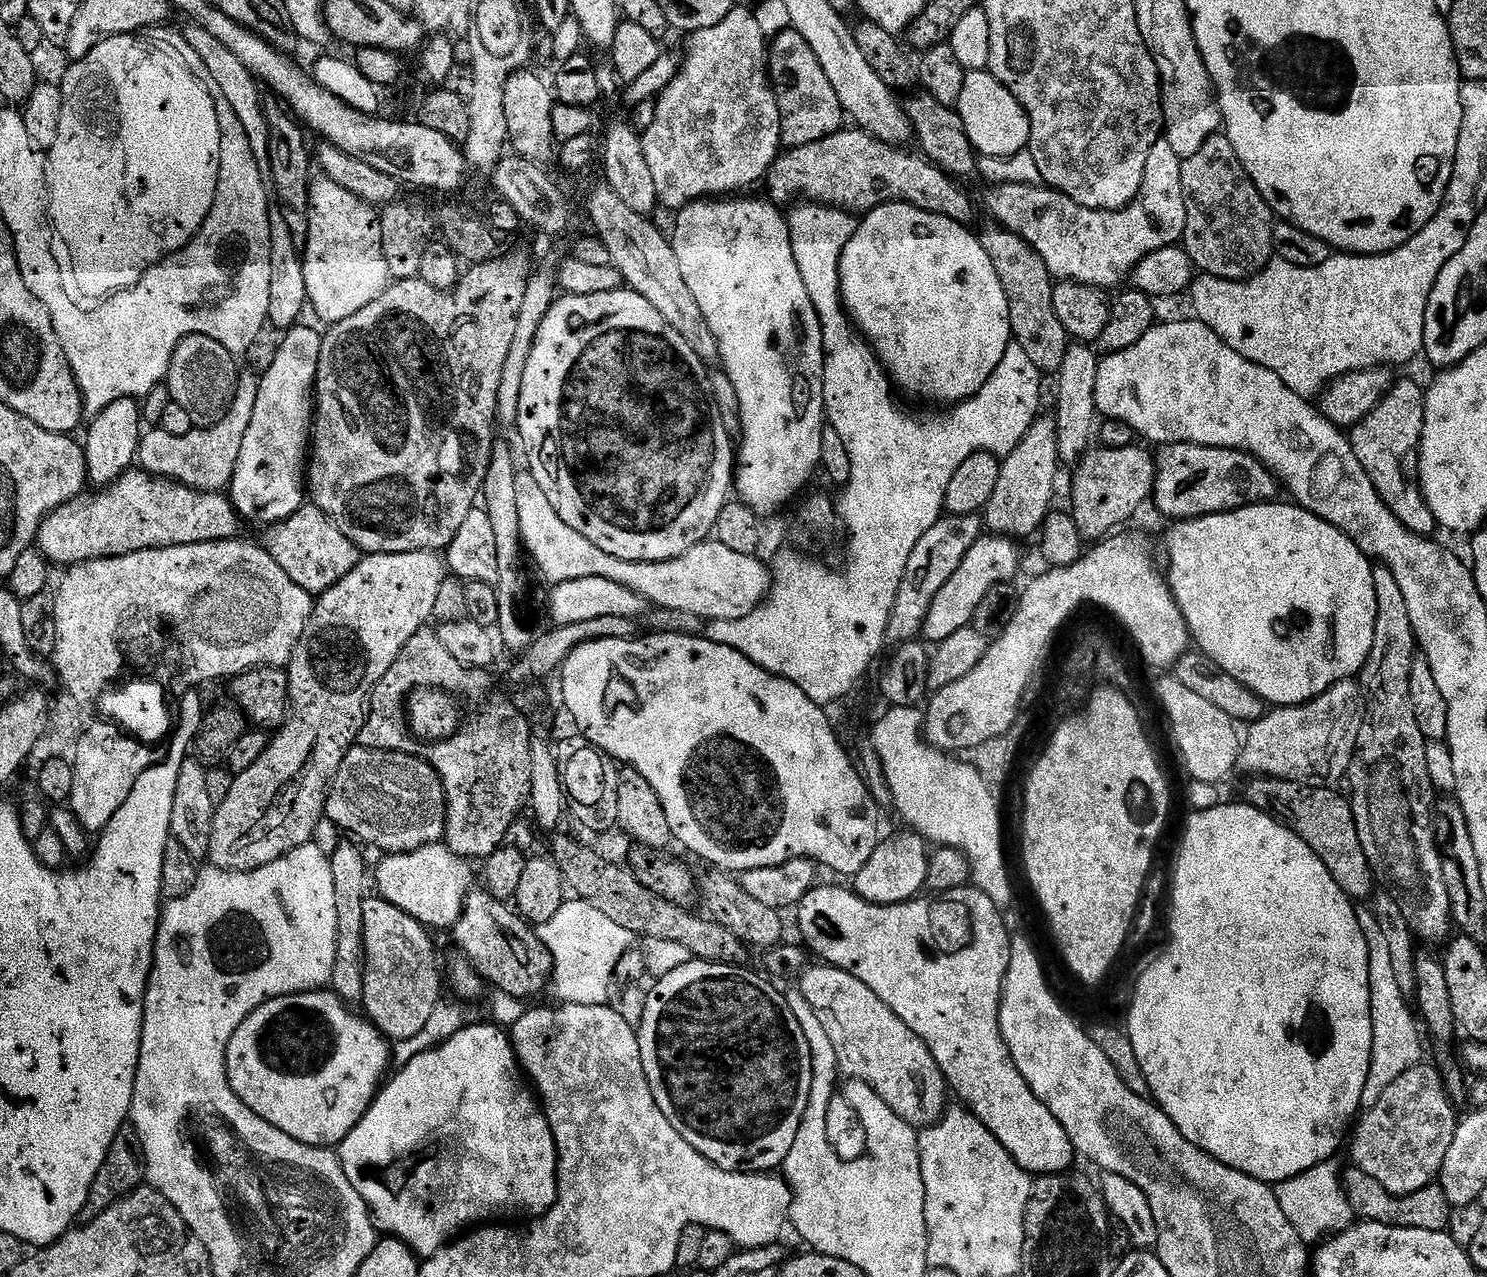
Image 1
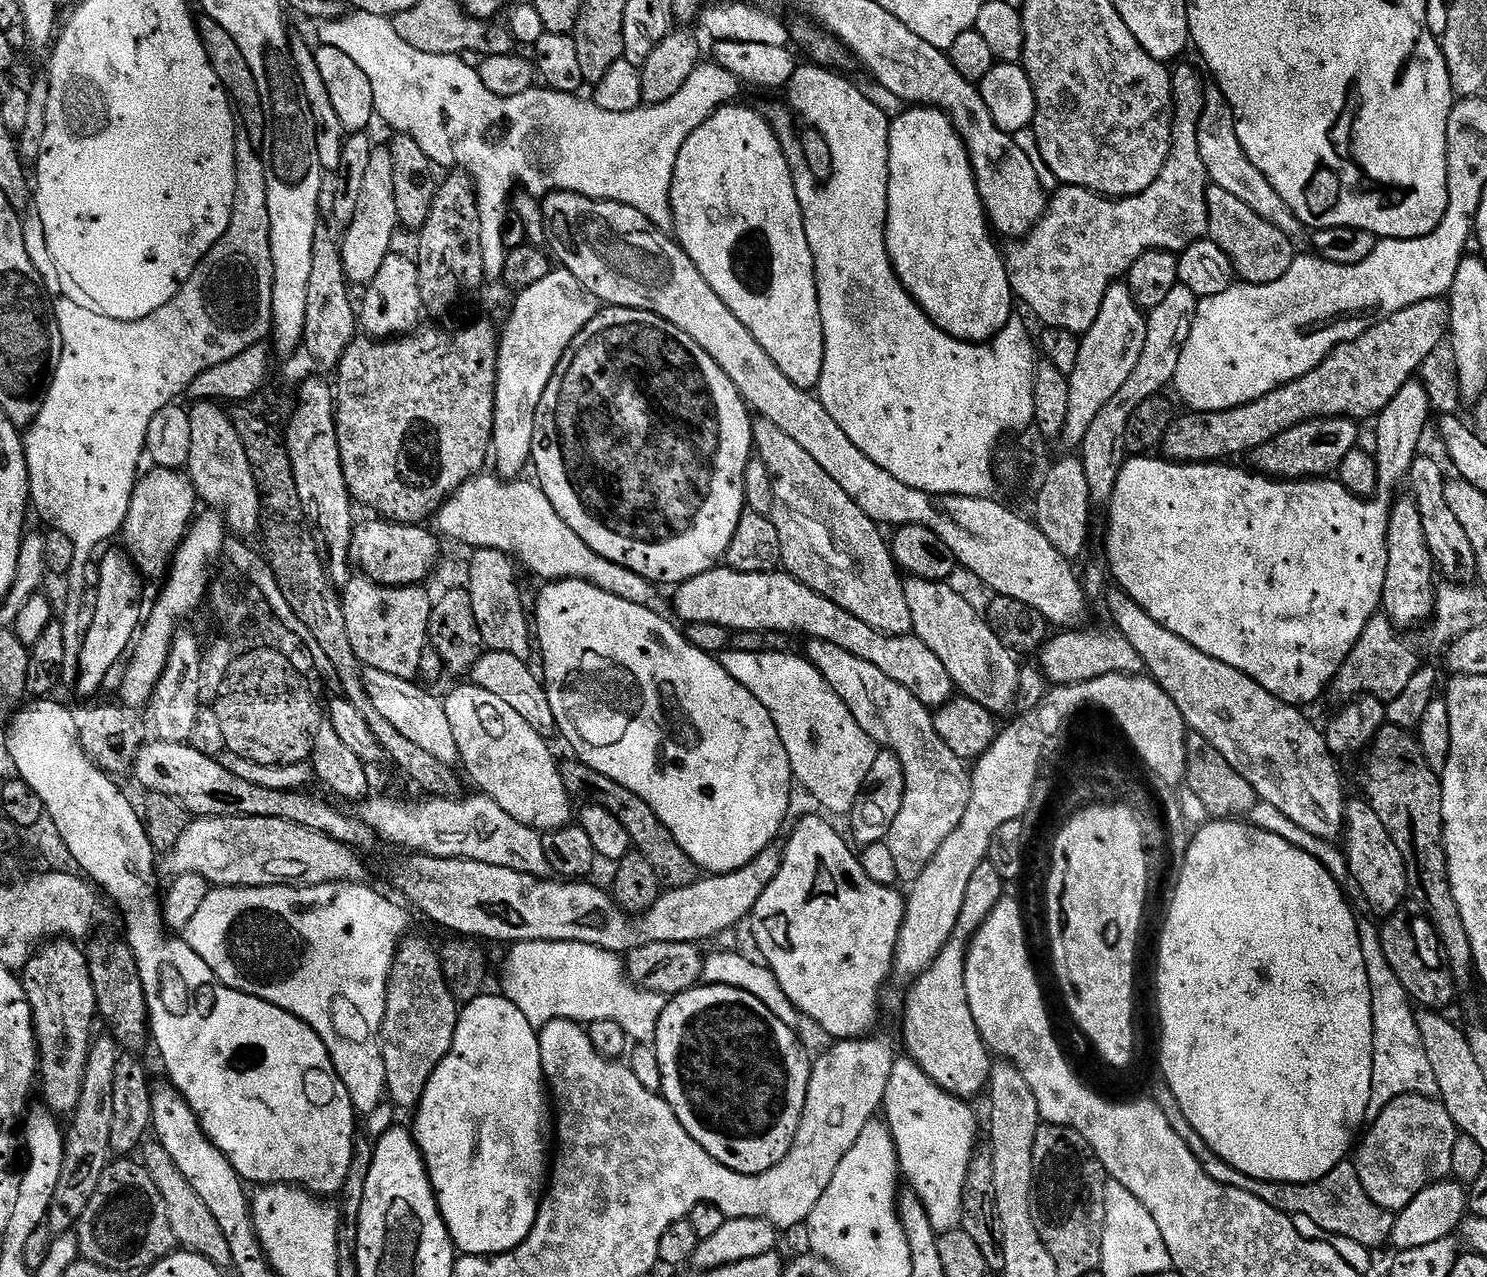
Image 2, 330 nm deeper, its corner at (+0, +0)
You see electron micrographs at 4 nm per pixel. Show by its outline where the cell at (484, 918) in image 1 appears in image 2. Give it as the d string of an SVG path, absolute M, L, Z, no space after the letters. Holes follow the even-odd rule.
M165 740L147 741L140 748L140 753L136 756L134 765L134 777L146 788L149 793L160 793L174 797L188 813L193 817L270 817L282 818L284 821L294 822L295 825L306 826L318 833L325 833L332 840L339 842L353 850L363 852L366 848L372 848L378 844L378 837L372 828L366 826L364 820L358 816L348 816L342 811L334 808L320 798L314 798L300 790L278 791L270 790L268 787L256 786L252 782L240 778L236 774L231 774L220 764L219 759L204 756L189 743L168 743Z

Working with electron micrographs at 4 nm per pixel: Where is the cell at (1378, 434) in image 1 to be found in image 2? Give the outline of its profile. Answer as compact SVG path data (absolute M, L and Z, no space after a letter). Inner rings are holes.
M1406 494L1391 505L1388 514L1388 565L1382 601L1383 613L1397 628L1407 630L1433 615L1437 585L1432 584L1432 579L1435 576L1438 576L1438 568L1423 533L1422 516L1413 497Z

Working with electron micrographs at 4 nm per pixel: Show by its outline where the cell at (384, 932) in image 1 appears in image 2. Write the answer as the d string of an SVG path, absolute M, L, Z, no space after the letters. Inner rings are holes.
M409 935L401 940L396 950L396 957L392 963L392 973L388 976L388 993L386 994L386 1014L384 1025L380 1027L380 1049L384 1051L384 1065L386 1066L386 1096L393 1100L400 1108L415 1109L422 1094L426 1090L426 1082L430 1082L430 1074L438 1070L438 1062L446 1058L450 1046L454 1042L454 1030L458 1026L461 1005L457 1003L454 994L447 986L443 977L443 962L441 953L424 940Z

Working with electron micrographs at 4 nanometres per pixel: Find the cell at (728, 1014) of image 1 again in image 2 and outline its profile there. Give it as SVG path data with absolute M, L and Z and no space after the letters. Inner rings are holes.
M701 983L671 997L664 1005L662 1018L658 1018L654 1047L662 1070L660 1092L678 1122L686 1126L686 1134L690 1134L710 1158L738 1174L757 1176L786 1158L794 1134L798 1134L813 1065L799 1039L797 1029L774 1018L754 994L721 984Z

